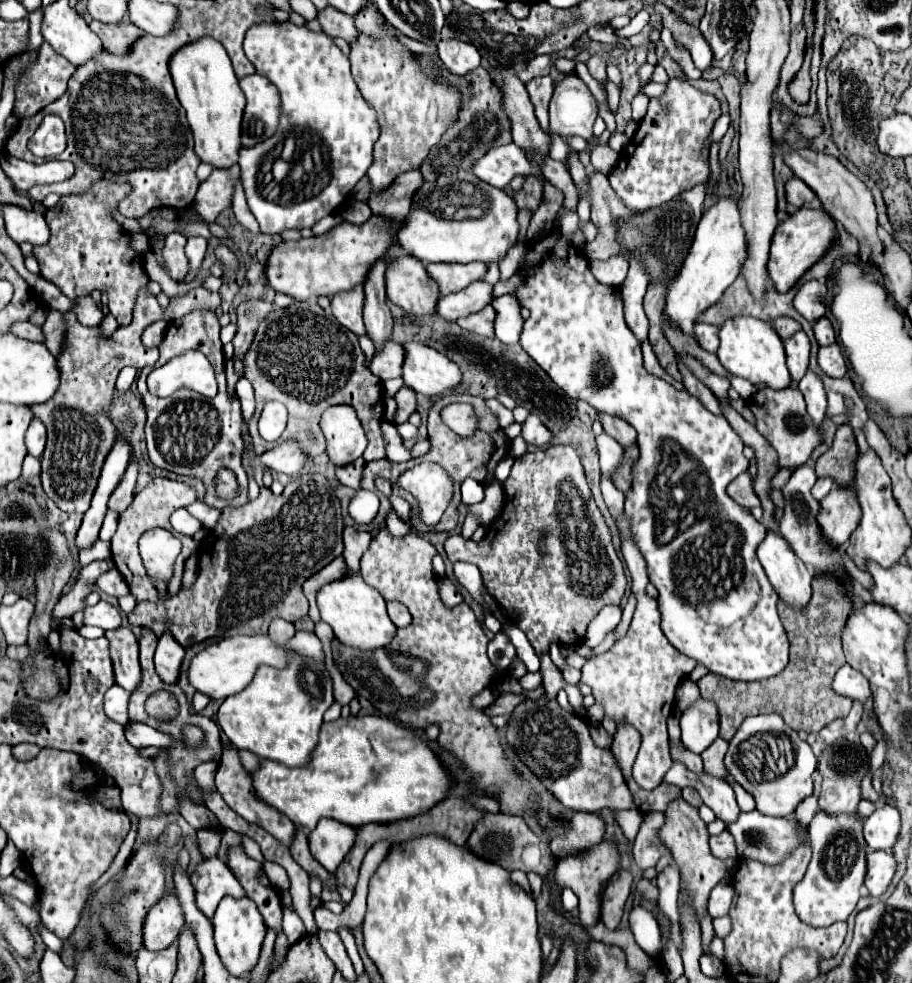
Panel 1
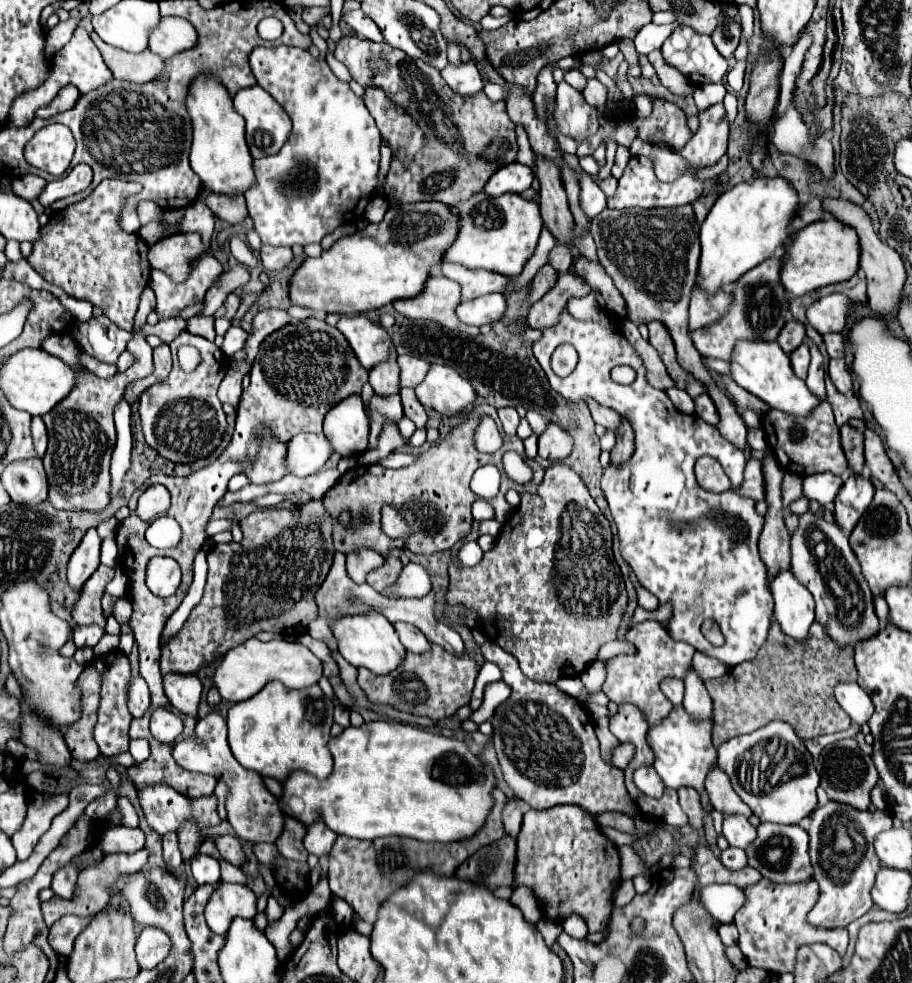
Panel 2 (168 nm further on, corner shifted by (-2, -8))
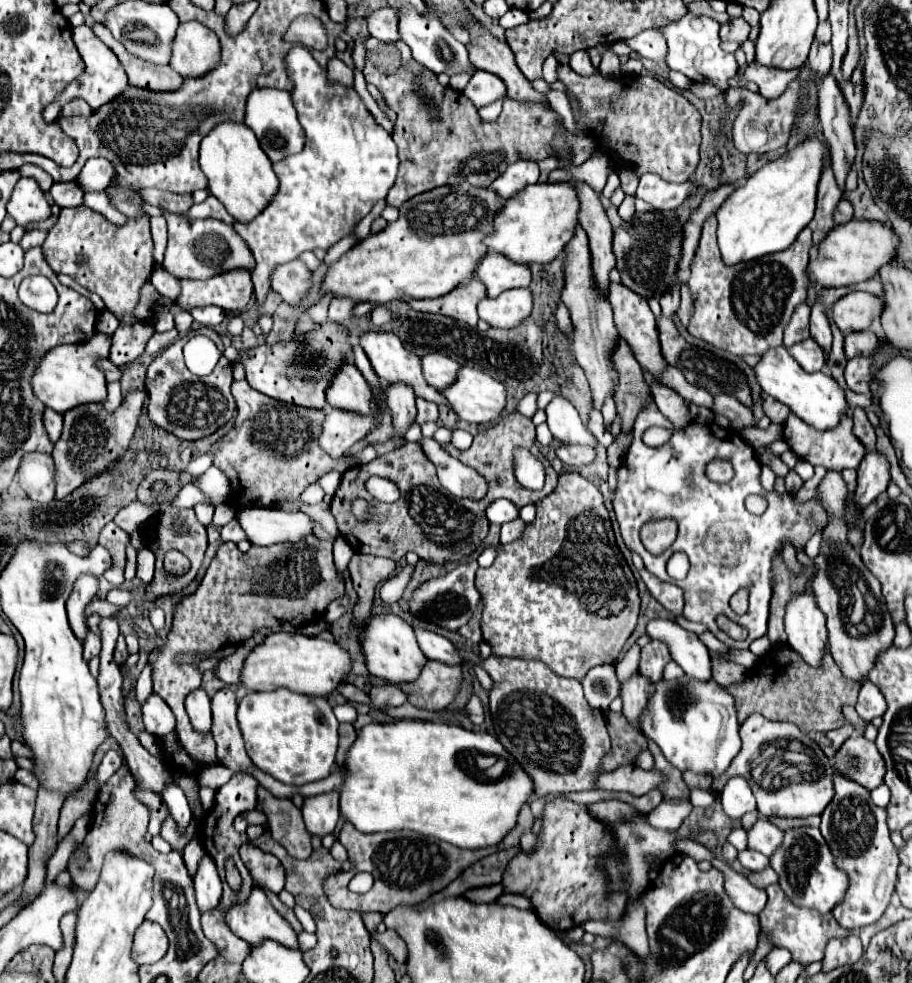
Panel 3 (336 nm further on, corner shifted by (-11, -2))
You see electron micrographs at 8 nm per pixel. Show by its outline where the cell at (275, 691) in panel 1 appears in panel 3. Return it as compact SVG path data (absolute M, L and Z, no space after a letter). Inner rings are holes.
M285 687L275 689L271 693L249 693L239 703L237 721L245 739L247 755L251 757L253 765L273 775L277 781L287 785L305 785L311 781L319 781L331 773L335 765L335 753L337 753L339 721L327 697L307 697L295 691L289 691Z

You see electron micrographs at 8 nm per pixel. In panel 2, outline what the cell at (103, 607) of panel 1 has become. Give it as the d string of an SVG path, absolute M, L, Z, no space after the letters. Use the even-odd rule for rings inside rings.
M98 625L90 627L76 627L74 629L74 643L78 649L82 647L94 647L104 635L104 629L98 629Z

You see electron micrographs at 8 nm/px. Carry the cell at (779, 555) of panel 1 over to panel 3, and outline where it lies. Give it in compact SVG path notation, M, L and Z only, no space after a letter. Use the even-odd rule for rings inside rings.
M809 591L793 595L787 603L785 631L789 637L787 643L803 655L809 665L817 667L827 647L827 627L825 615Z

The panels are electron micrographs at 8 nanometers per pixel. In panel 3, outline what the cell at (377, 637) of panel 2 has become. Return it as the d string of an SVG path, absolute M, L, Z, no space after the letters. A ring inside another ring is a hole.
M383 613L383 615L371 617L361 629L359 647L361 647L361 655L365 659L367 671L371 675L381 677L391 683L415 681L423 669L423 663L427 663L427 657L419 649L411 625L395 613Z

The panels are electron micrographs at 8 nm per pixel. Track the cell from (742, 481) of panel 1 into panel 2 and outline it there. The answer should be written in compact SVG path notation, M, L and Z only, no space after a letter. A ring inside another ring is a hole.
M750 457L744 469L744 485L738 489L744 497L750 497L754 501L764 499L764 475L762 475L762 461Z

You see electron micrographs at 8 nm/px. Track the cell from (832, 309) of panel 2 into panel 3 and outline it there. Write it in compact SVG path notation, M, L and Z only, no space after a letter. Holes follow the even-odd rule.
M851 291L833 305L833 321L845 333L865 331L871 327L873 317L881 313L883 301L871 293Z

